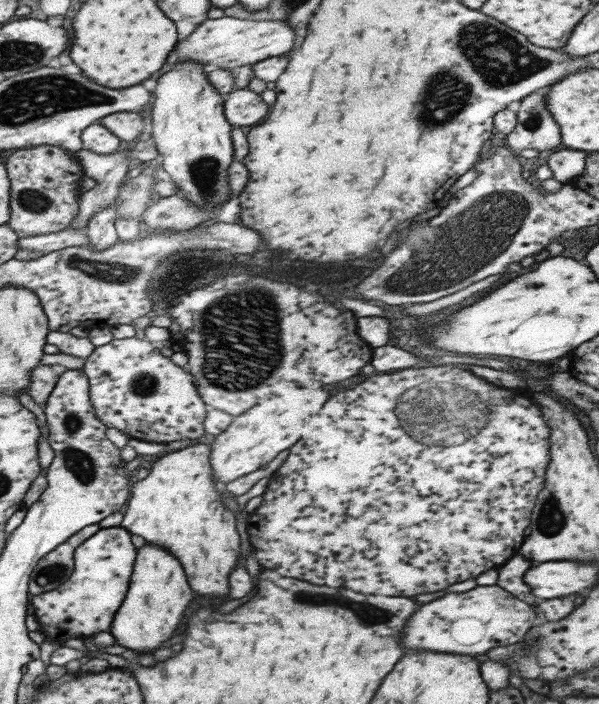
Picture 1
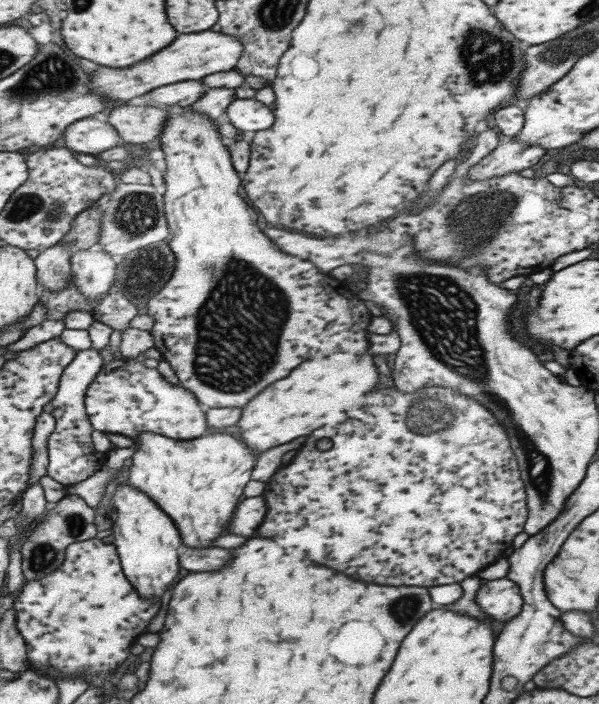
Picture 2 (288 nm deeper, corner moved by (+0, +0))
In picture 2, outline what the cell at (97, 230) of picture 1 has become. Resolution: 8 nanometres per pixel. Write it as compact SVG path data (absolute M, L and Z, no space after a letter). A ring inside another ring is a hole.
M97 242L91 248L73 252L71 256L71 276L77 282L77 288L85 298L103 298L115 278L117 260L103 250Z

